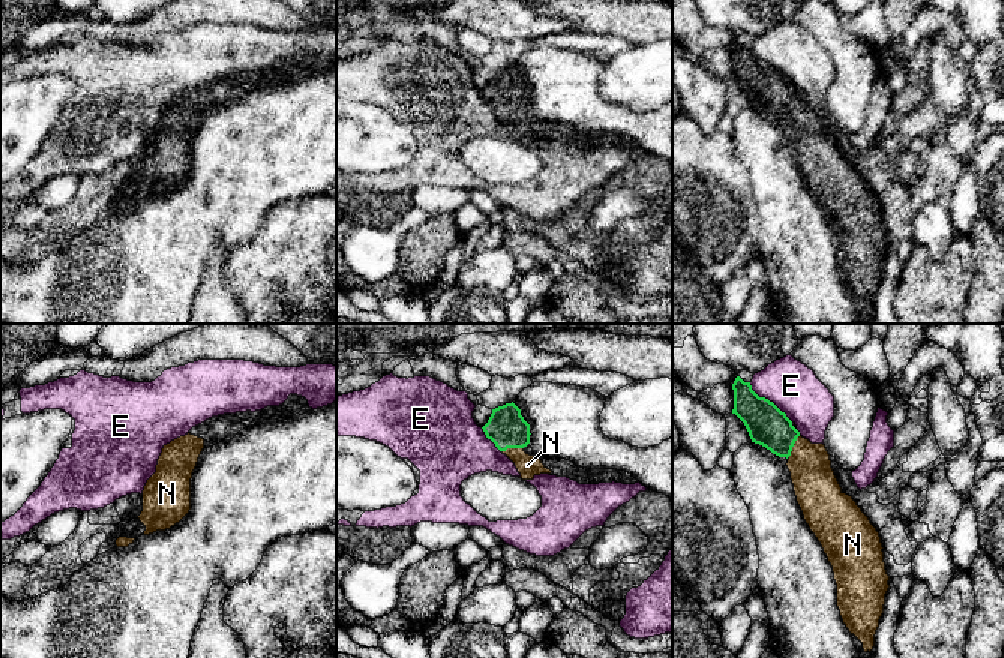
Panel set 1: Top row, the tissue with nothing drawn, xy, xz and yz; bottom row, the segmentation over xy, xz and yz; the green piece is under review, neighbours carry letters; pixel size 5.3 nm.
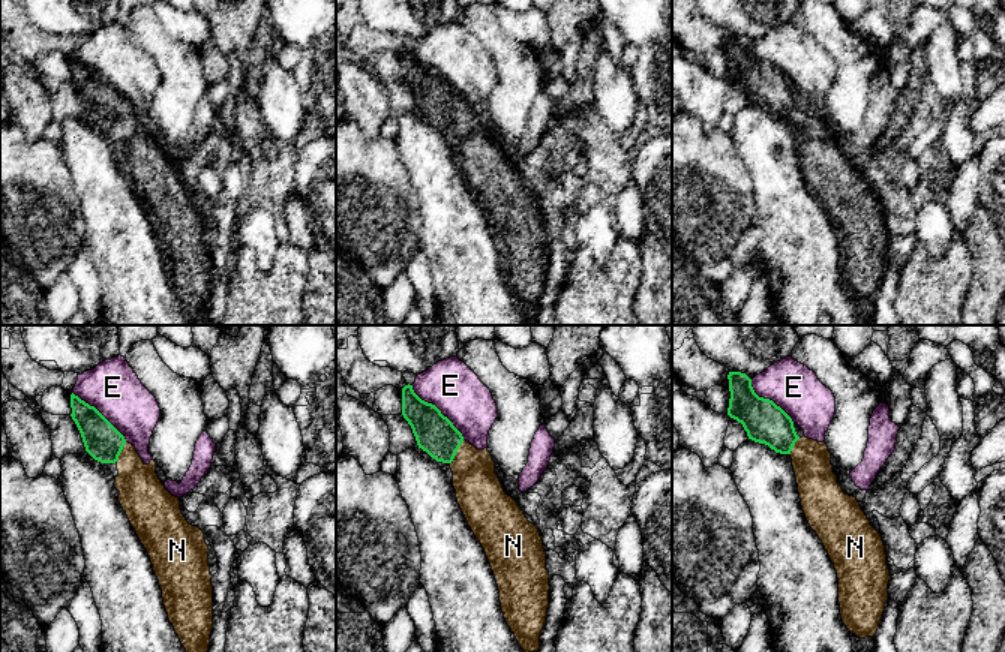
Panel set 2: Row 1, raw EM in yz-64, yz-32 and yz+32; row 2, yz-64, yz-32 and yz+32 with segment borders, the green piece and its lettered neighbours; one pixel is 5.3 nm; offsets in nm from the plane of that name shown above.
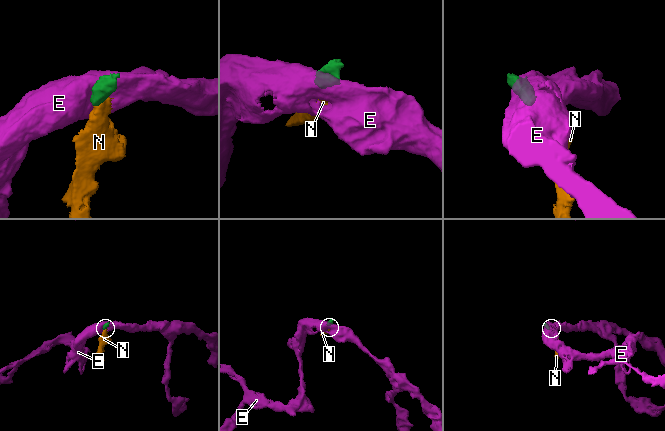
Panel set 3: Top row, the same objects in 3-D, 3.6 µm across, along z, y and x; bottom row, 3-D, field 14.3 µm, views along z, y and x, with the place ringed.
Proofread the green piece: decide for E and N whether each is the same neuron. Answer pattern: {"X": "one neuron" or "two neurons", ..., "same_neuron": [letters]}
{"E": "two neurons", "N": "one neuron", "same_neuron": ["N"]}

